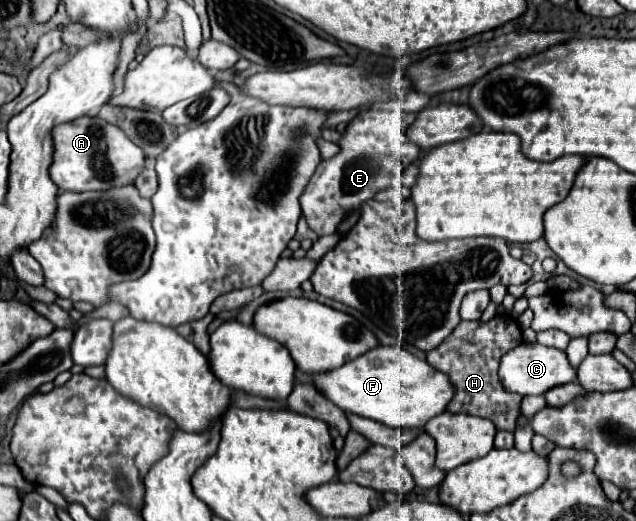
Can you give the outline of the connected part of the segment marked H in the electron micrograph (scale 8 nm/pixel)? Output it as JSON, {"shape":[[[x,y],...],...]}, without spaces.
{"shape":[[[496,315],[488,323],[480,325],[478,321],[460,321],[460,325],[454,329],[454,333],[442,341],[442,345],[428,353],[428,363],[448,375],[454,387],[454,397],[448,403],[450,413],[468,413],[478,415],[494,421],[498,429],[514,431],[516,419],[518,419],[518,405],[520,395],[506,393],[498,381],[498,365],[504,353],[508,349],[514,349],[522,343],[522,331],[514,317],[510,315]]]}

